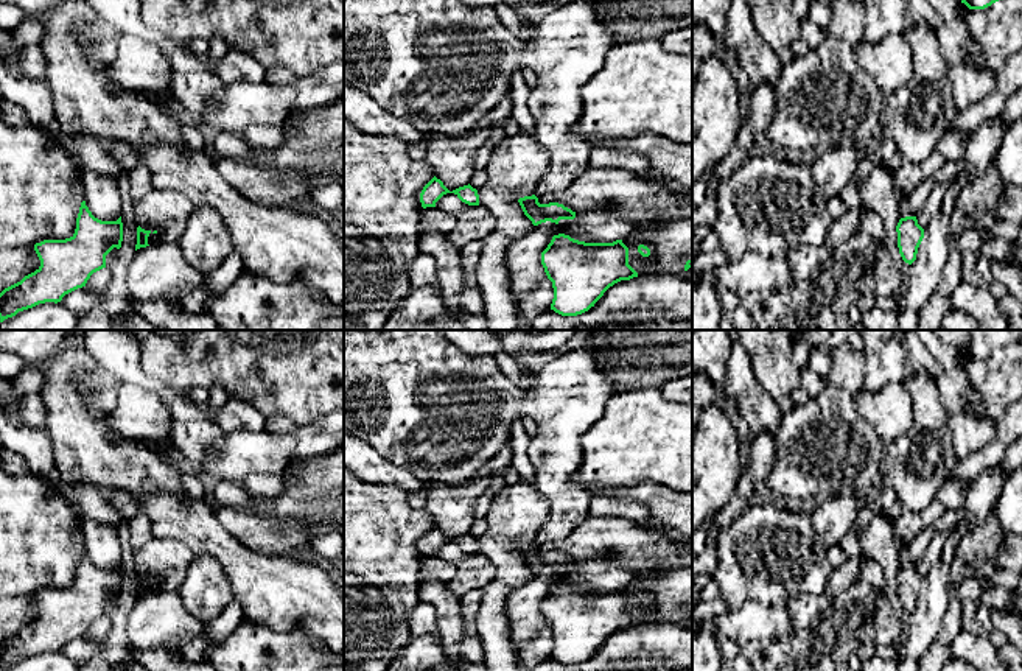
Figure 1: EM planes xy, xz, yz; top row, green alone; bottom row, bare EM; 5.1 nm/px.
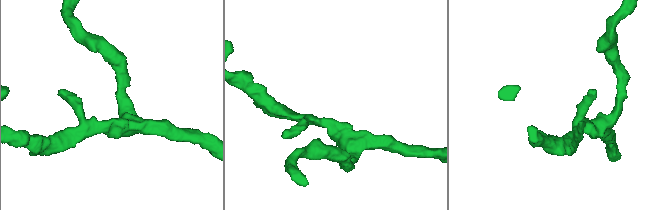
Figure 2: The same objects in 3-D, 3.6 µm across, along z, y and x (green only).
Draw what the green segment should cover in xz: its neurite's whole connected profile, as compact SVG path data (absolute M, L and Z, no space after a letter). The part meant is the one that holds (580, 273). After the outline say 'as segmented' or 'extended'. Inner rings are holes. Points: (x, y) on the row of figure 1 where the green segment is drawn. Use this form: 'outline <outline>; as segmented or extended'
outline M558 234L541 252L541 265L554 288L551 310L562 316L588 311L610 286L638 277L622 240L585 243Z; as segmented

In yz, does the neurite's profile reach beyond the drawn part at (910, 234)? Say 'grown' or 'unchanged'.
unchanged

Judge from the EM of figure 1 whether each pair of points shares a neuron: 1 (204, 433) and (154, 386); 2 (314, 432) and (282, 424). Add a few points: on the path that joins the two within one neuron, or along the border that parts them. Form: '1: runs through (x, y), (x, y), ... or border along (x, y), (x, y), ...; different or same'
1: runs through (192, 421), (167, 396); same
2: runs through (307, 432), (290, 427); same

